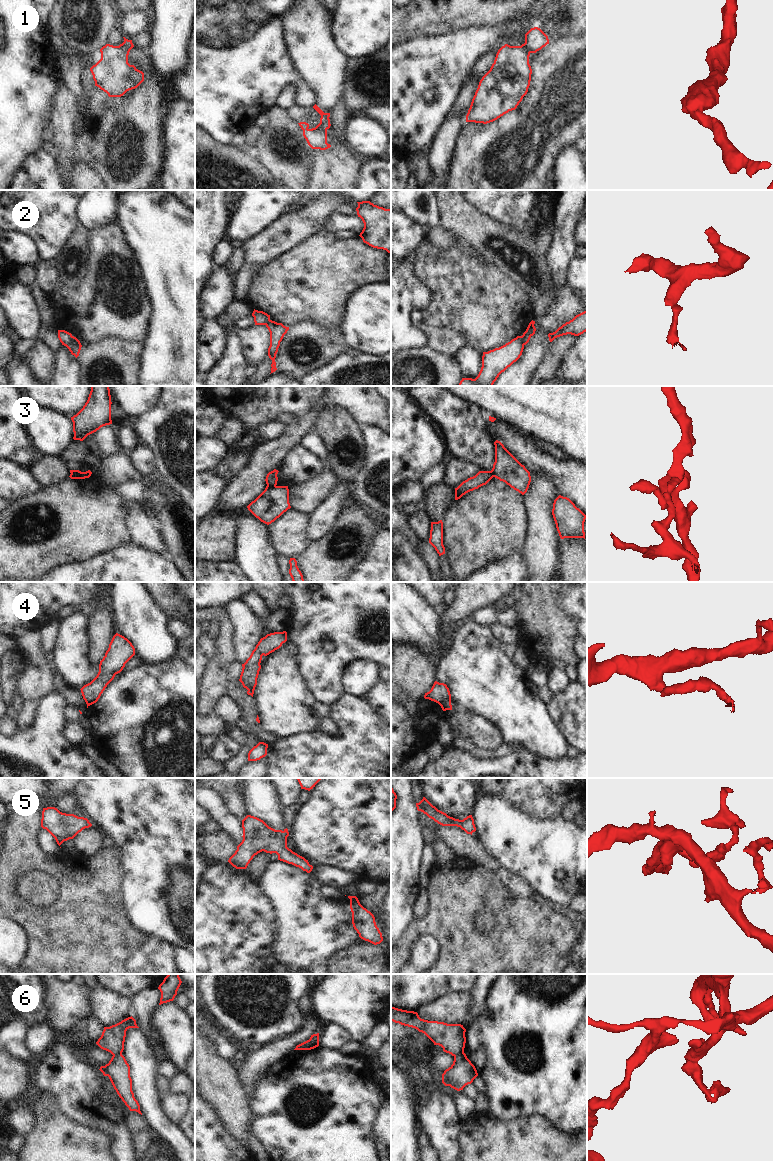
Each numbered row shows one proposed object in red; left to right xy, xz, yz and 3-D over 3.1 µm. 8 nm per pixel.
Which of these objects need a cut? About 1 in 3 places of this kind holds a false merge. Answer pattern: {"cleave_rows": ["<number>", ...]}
{"cleave_rows": ["2", "3", "4", "6"]}

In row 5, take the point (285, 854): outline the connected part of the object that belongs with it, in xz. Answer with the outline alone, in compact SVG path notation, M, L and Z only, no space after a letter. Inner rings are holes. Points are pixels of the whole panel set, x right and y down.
M247 815L242 820L243 840L228 862L236 869L246 869L255 855L264 851L276 853L278 860L292 864L310 873L313 866L304 857L287 847L288 829L275 830L263 820Z

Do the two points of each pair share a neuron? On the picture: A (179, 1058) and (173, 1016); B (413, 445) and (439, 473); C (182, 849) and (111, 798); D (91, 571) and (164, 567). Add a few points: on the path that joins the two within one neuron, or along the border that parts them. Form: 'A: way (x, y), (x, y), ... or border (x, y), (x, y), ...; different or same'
A: way (178, 1048), (178, 1026); same
B: border (444, 462), (439, 462), (433, 466), (420, 479); different
C: way (164, 831), (129, 798); same
D: way (109, 571), (146, 571); same

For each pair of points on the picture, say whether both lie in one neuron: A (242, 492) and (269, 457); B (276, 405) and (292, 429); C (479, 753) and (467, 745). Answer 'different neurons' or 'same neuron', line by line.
A: same neuron
B: different neurons
C: same neuron

